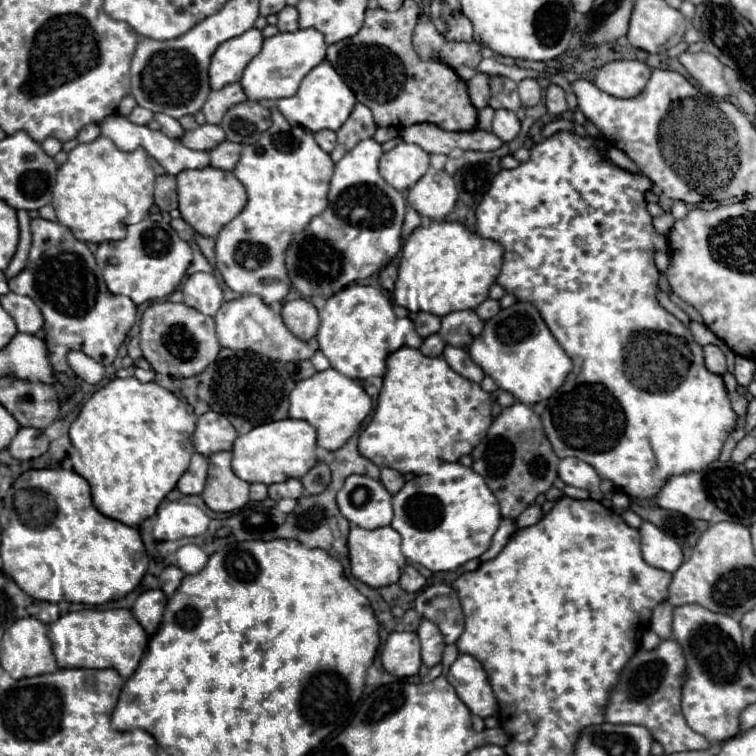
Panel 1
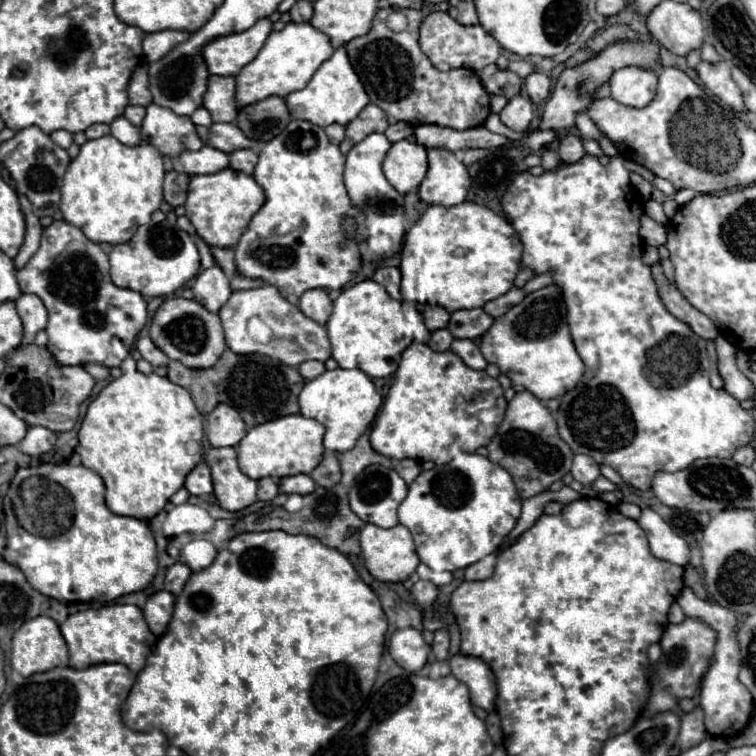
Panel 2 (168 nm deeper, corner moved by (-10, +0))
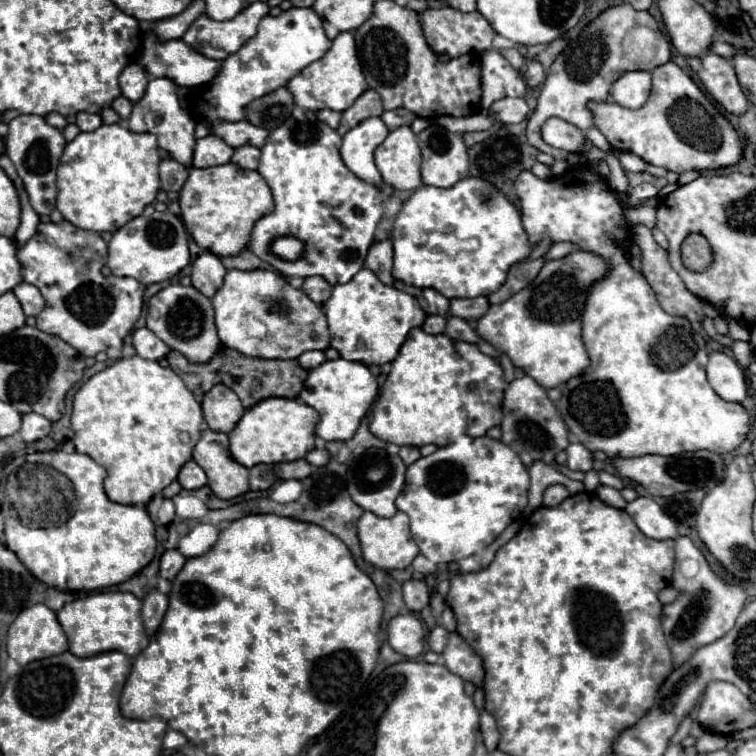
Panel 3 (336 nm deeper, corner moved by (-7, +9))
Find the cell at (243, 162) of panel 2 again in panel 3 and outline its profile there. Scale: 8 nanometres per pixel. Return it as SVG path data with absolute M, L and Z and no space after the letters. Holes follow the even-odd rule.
M250 144L236 148L234 156L232 156L232 162L244 170L256 170L258 160L260 160L260 150L256 146L250 146Z

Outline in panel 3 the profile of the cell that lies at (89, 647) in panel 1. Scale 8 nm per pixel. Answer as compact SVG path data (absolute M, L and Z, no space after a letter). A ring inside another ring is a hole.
M94 592L84 598L78 598L66 604L58 614L58 622L62 624L68 646L74 656L94 656L108 650L124 652L126 656L136 656L140 650L148 646L148 634L142 626L140 616L140 600L128 592Z

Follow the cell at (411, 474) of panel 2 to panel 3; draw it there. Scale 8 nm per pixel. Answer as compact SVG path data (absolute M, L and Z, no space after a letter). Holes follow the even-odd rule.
M402 446L400 452L398 452L398 456L404 460L406 466L410 466L410 464L414 464L414 462L420 458L420 452L418 452L418 448L414 448L414 446Z

